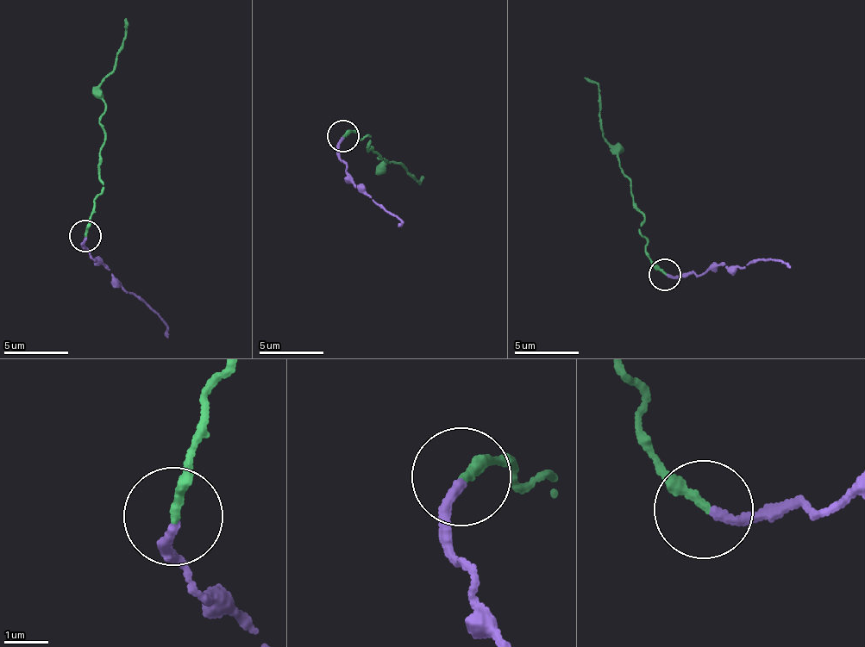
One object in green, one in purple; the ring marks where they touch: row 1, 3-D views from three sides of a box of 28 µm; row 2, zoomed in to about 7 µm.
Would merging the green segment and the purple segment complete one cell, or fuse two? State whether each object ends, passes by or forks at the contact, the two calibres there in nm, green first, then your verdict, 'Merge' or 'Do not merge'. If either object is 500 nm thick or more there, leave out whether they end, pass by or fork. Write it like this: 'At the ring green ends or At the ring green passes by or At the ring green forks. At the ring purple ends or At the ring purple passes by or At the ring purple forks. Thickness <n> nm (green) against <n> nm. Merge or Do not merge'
At the ring green ends. At the ring purple ends. Thickness 220 nm (green) against 200 nm. Merge

